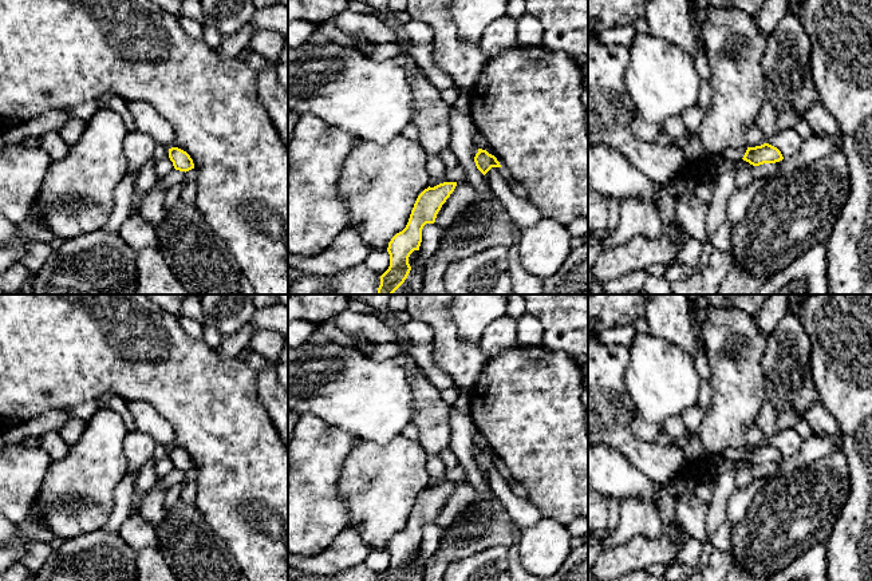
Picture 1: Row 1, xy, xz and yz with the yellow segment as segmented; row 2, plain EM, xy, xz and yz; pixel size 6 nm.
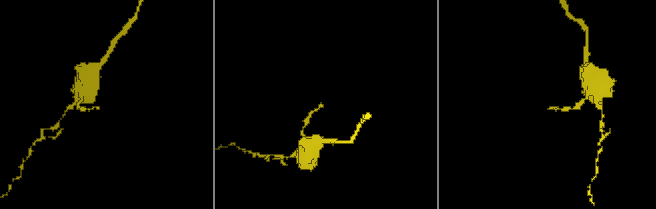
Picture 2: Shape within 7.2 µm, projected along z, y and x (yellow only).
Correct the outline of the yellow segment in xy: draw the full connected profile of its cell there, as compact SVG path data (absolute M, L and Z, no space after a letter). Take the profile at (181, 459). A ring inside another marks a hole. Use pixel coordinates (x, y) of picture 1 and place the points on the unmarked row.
M178 447L169 448L169 458L173 462L175 470L186 473L194 469L194 463L190 455Z

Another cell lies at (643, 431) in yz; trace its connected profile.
M635 415L635 419L631 424L632 435L642 442L654 442L660 431L660 427L656 424L647 423L639 415Z

